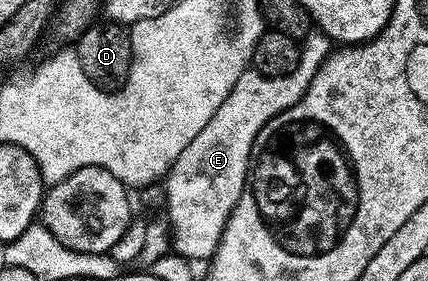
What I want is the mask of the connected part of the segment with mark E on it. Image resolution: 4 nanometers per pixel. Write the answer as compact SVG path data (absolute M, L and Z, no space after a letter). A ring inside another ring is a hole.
M315 27L308 33L307 39L301 42L299 66L295 71L283 77L267 77L257 70L247 70L233 88L227 102L223 103L223 107L217 111L205 130L183 151L165 181L165 207L171 221L172 248L176 254L195 263L212 260L217 253L218 243L221 242L226 225L239 199L245 193L255 139L271 118L289 110L305 97L311 83L314 82L315 75L322 69L323 63L332 52L333 42L330 37L322 29Z

